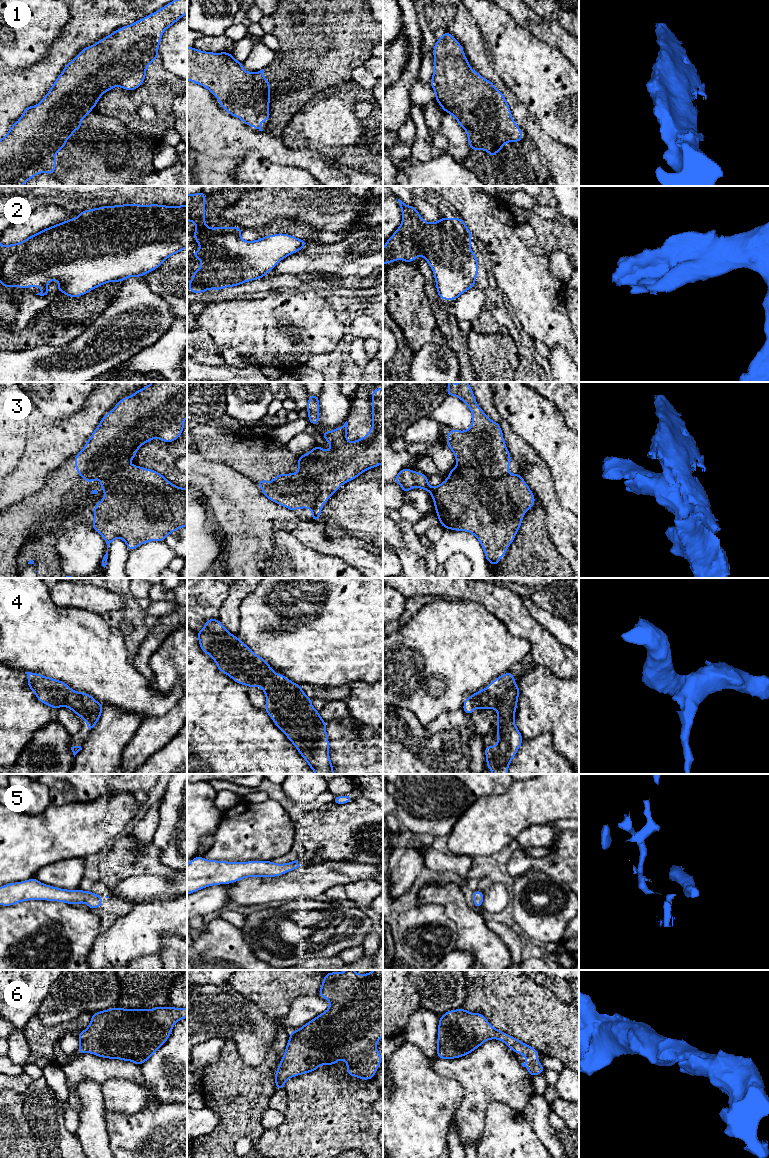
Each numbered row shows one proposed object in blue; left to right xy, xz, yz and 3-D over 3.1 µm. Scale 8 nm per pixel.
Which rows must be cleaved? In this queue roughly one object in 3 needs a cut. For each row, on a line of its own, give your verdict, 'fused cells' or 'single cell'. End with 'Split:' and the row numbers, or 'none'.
1: single cell
2: single cell
3: fused cells
4: single cell
5: single cell
6: single cell
Split: 3

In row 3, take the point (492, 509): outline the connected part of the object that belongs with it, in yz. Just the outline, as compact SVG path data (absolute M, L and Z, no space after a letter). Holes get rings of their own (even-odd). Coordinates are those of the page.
M454 467L445 481L431 487L427 475L403 468L393 481L401 486L404 494L415 487L428 491L432 496L439 523L444 529L473 534L481 543L485 558L491 566L496 566L507 553L507 547L519 532L523 515L535 504L535 496L521 474L485 478L482 475L478 477L475 472Z

